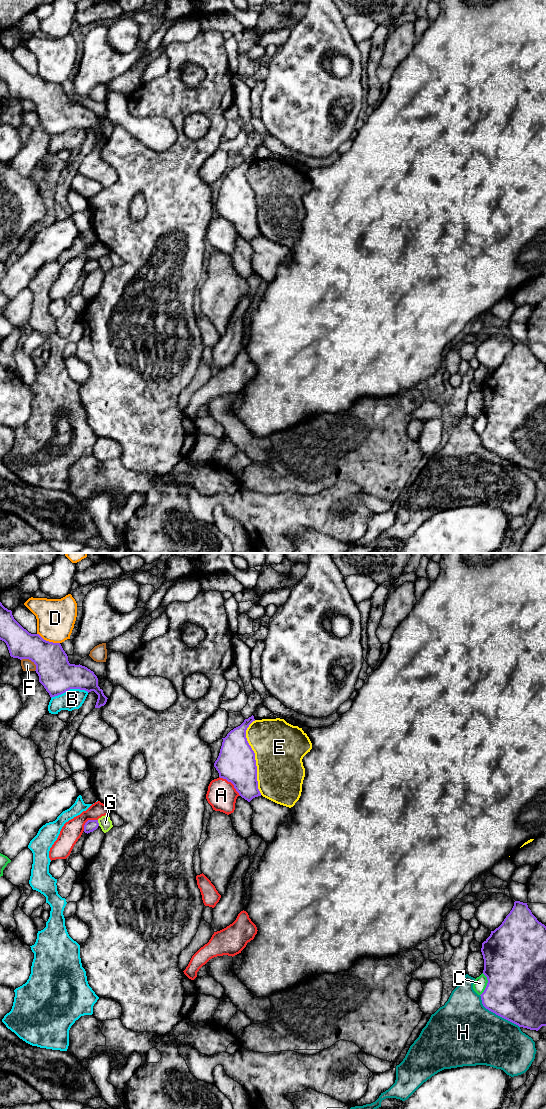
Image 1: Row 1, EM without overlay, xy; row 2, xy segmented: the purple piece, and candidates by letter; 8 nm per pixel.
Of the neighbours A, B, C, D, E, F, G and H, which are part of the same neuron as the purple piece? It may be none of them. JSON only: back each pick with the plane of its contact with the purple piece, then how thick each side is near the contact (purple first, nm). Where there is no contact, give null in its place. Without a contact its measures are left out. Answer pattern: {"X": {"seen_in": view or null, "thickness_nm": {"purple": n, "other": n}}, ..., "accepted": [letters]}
{"accepted": []}

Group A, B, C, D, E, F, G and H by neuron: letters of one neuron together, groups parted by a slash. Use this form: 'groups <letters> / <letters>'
groups A / B / C / D / E / F G / H

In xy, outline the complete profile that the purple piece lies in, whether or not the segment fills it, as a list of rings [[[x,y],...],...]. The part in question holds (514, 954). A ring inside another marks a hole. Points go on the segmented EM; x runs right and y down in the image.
[[[514,902],[502,924],[491,931],[490,936],[482,943],[481,952],[484,959],[483,974],[488,980],[480,995],[483,1006],[519,1027],[538,1031],[546,1026],[546,926],[532,914],[527,903]]]

